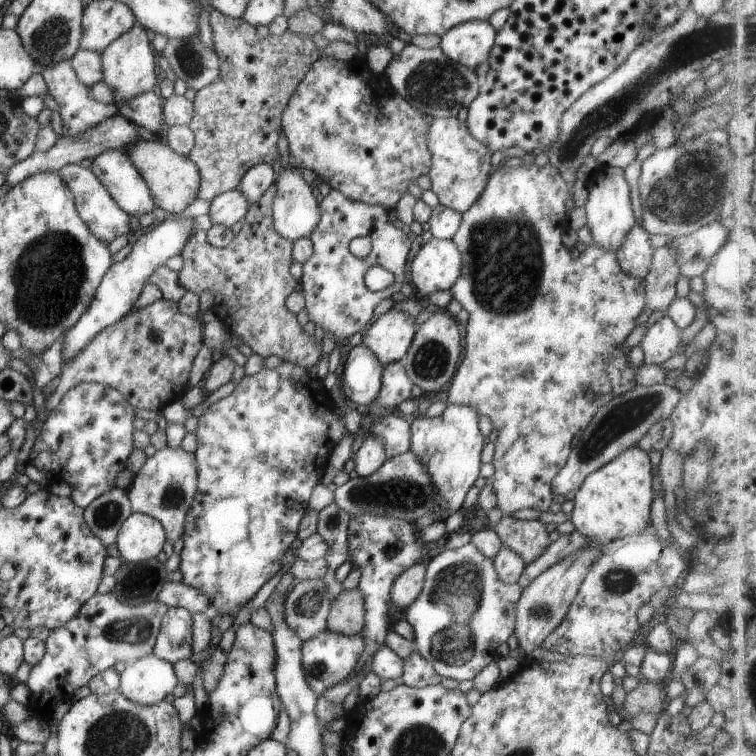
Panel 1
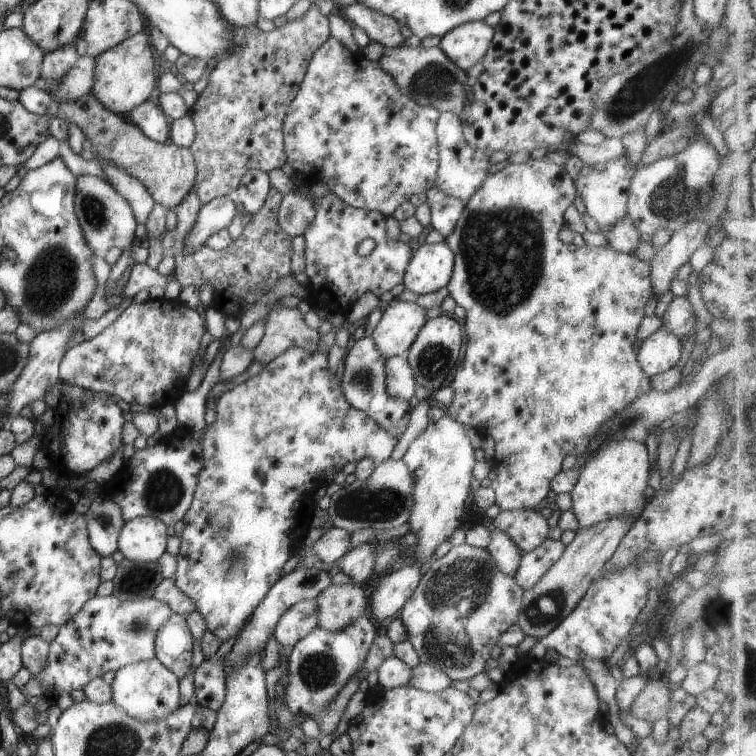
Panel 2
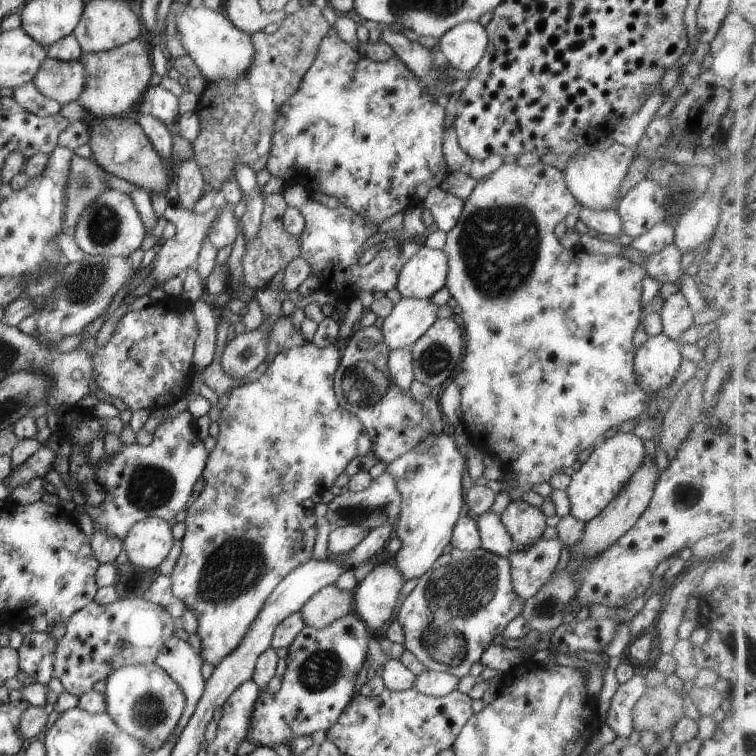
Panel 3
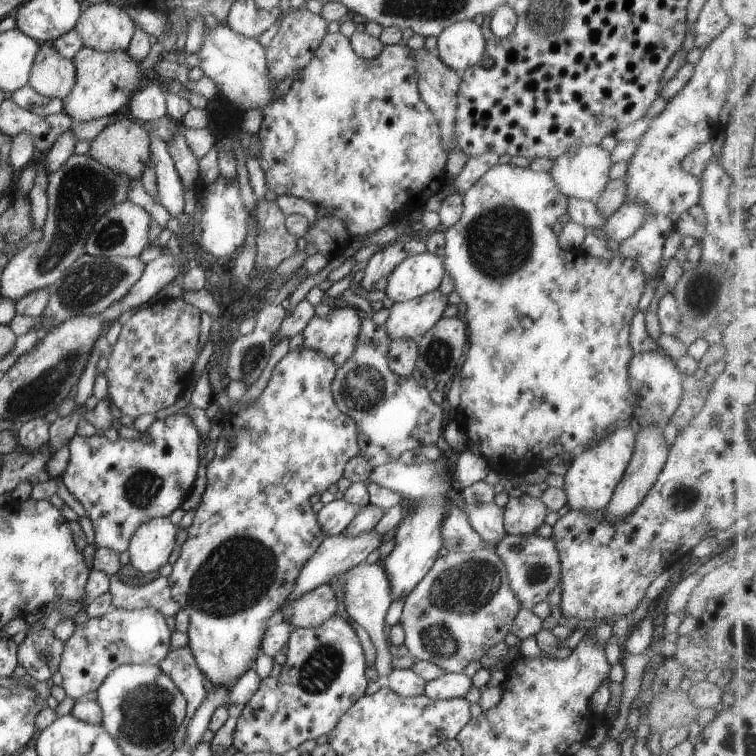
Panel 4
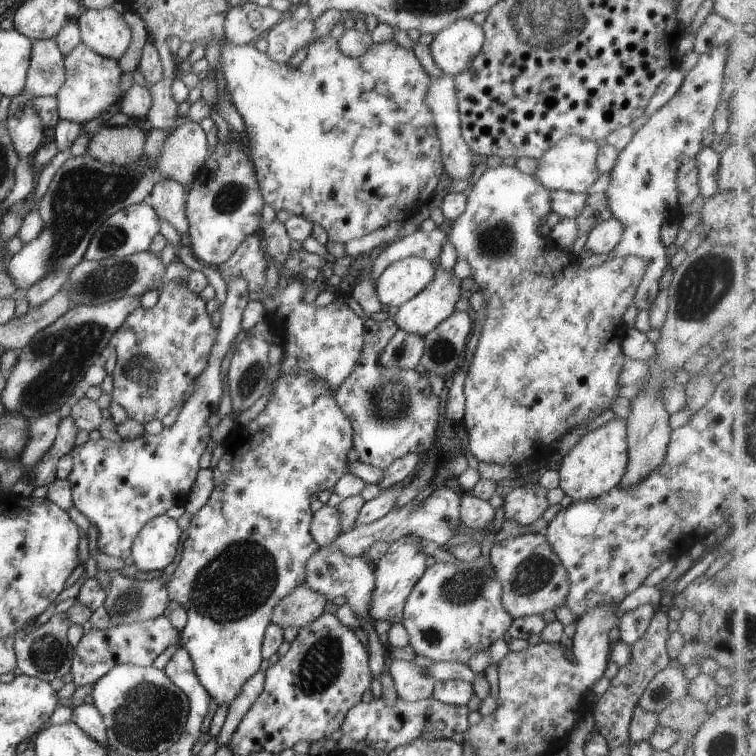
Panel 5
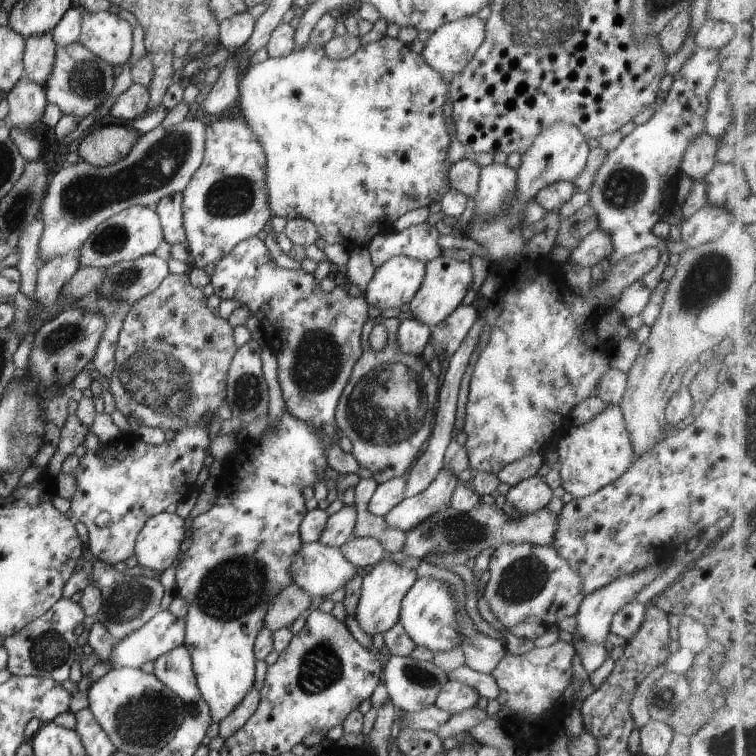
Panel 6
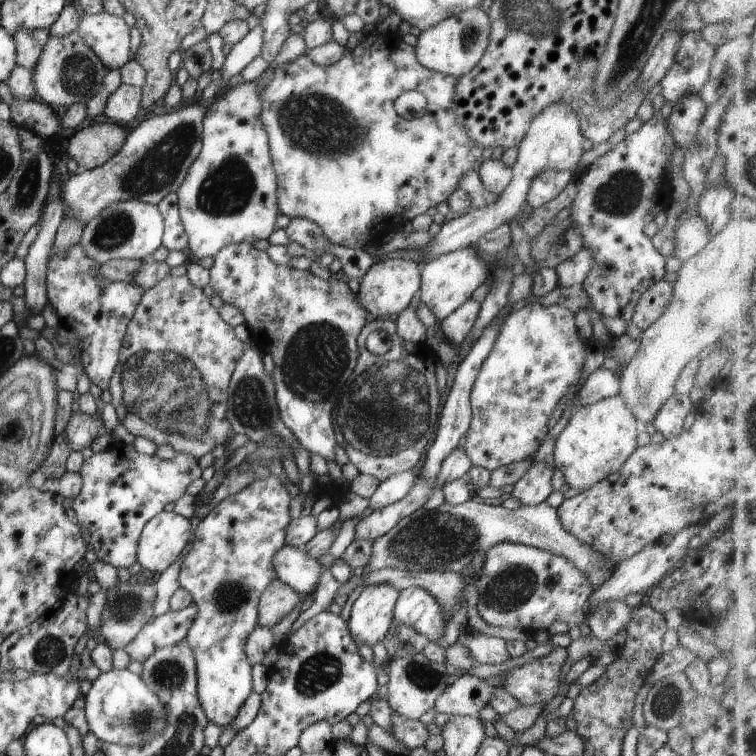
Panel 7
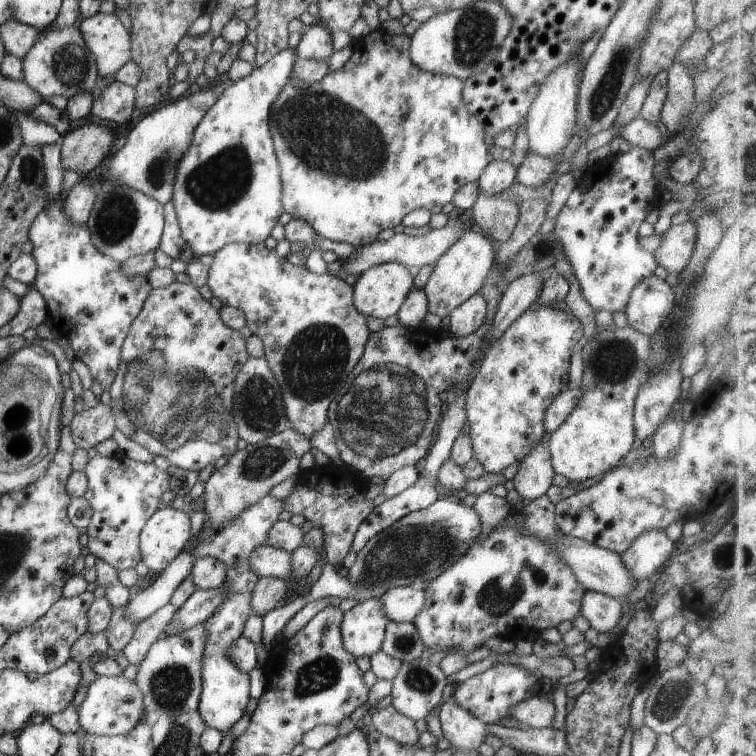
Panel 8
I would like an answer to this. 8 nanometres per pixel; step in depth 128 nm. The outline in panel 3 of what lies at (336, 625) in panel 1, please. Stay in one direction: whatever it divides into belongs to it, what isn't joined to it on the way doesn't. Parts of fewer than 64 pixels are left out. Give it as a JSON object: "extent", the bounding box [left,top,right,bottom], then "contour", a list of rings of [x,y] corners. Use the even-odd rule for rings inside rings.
{"extent":[300,585,352,629],"contour":[[[327,585],[316,590],[300,606],[300,615],[305,625],[317,629],[345,616],[350,608],[352,594],[337,589],[335,585]]]}

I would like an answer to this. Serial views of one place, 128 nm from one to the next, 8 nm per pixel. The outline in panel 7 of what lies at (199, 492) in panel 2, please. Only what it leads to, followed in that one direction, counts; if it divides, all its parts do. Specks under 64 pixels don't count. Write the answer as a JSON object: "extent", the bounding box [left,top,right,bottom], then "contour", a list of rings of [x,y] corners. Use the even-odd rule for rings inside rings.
{"extent":[177,475,291,728],"contour":[[[272,475],[267,479],[253,480],[247,484],[242,490],[236,494],[228,495],[223,498],[212,512],[209,512],[197,524],[197,528],[193,531],[193,542],[187,546],[185,559],[182,560],[180,570],[177,575],[178,586],[184,588],[191,596],[192,600],[196,602],[197,614],[186,632],[184,639],[188,642],[194,654],[194,661],[196,666],[196,691],[199,704],[207,717],[209,723],[216,724],[221,728],[227,727],[237,714],[241,703],[249,696],[251,692],[251,665],[247,662],[246,652],[243,650],[246,638],[251,634],[251,631],[256,627],[257,605],[261,591],[271,582],[271,579],[276,577],[270,566],[270,558],[272,554],[284,544],[284,528],[291,520],[289,518],[289,500],[291,500],[291,492],[286,491],[281,485],[280,480],[274,478]]]}

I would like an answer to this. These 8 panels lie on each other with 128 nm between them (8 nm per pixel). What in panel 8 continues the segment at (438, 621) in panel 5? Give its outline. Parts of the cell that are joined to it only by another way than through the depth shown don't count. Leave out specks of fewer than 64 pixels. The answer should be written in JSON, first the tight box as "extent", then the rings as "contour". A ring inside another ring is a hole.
{"extent":[378,585,423,622],"contour":[[[405,585],[387,589],[378,597],[382,613],[388,621],[412,622],[423,604],[423,589]]]}

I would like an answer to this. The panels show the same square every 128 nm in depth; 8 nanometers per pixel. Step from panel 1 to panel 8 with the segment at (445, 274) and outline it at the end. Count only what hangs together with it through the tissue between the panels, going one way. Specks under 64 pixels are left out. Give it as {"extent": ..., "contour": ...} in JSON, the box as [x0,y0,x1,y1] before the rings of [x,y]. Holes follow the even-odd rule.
{"extent":[352,263,414,318],"contour":[[[385,263],[362,272],[352,286],[353,306],[364,317],[387,318],[396,314],[414,282],[414,271]]]}

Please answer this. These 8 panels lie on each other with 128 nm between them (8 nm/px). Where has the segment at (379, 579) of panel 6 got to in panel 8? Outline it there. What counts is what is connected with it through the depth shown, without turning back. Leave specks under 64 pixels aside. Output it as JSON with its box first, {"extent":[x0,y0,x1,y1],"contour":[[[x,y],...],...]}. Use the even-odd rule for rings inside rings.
{"extent":[340,598,386,659],"contour":[[[369,598],[344,612],[340,624],[342,645],[354,659],[375,654],[380,649],[386,624],[378,598]]]}

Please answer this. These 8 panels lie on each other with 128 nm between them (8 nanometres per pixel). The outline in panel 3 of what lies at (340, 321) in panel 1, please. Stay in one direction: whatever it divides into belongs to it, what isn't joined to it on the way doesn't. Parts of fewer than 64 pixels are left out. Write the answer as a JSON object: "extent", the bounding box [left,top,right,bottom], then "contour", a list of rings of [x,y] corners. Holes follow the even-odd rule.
{"extent":[281,185,419,302],"contour":[[[287,185],[281,189],[288,207],[295,207],[304,216],[304,227],[300,232],[298,254],[310,268],[310,274],[319,278],[319,289],[325,290],[335,300],[351,302],[359,292],[384,292],[394,288],[401,267],[419,250],[414,240],[397,244],[391,248],[381,248],[374,258],[364,266],[358,266],[356,254],[361,245],[374,234],[379,225],[371,225],[350,208],[339,204],[333,210],[313,201],[301,185]]]}

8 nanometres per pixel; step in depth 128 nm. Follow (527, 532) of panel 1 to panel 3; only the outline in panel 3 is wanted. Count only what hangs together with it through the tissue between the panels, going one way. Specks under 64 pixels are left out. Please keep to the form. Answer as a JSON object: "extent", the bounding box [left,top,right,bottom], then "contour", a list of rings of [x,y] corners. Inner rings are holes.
{"extent":[500,499,545,546],"contour":[[[519,499],[510,501],[500,514],[514,546],[526,545],[541,537],[545,518],[541,510]]]}

